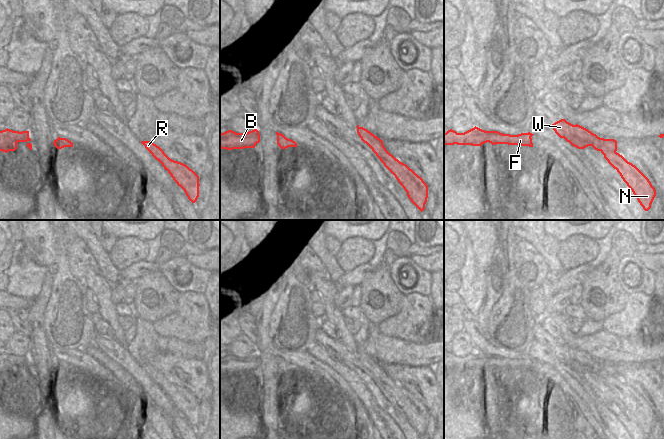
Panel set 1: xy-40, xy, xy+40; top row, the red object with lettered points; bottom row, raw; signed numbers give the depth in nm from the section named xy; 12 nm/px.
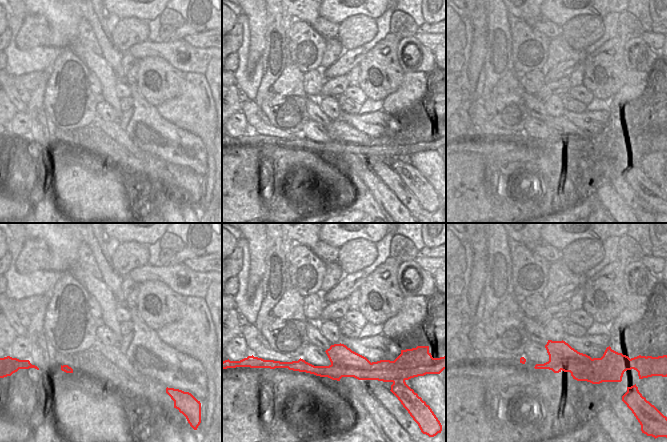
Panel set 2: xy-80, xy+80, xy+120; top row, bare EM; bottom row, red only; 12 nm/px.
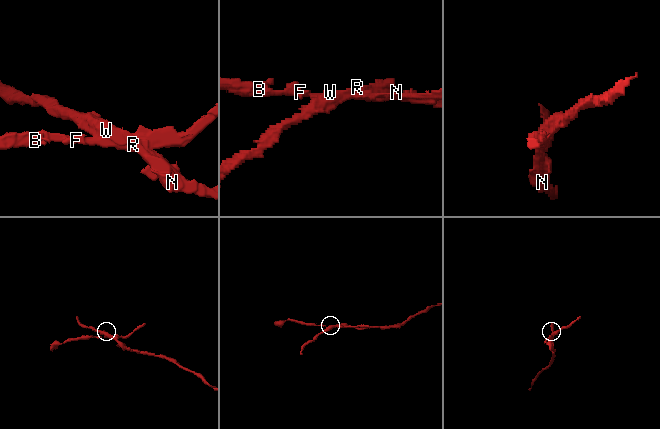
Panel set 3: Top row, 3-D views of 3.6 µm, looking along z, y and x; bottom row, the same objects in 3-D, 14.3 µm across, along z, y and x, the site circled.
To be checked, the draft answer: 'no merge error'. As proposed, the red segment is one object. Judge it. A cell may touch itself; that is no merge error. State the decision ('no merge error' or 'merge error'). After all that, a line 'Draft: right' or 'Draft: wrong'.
merge error
Draft: wrong

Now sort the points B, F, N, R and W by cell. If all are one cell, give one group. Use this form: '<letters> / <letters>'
B F / N R W

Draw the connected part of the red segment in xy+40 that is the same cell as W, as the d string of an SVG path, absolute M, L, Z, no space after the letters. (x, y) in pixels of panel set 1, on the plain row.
M561 343L551 350L555 357L566 365L570 365L572 362L580 362L584 366L589 366L594 373L600 371L600 361L578 348L573 349L565 343Z

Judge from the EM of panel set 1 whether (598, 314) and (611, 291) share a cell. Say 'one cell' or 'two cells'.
one cell

